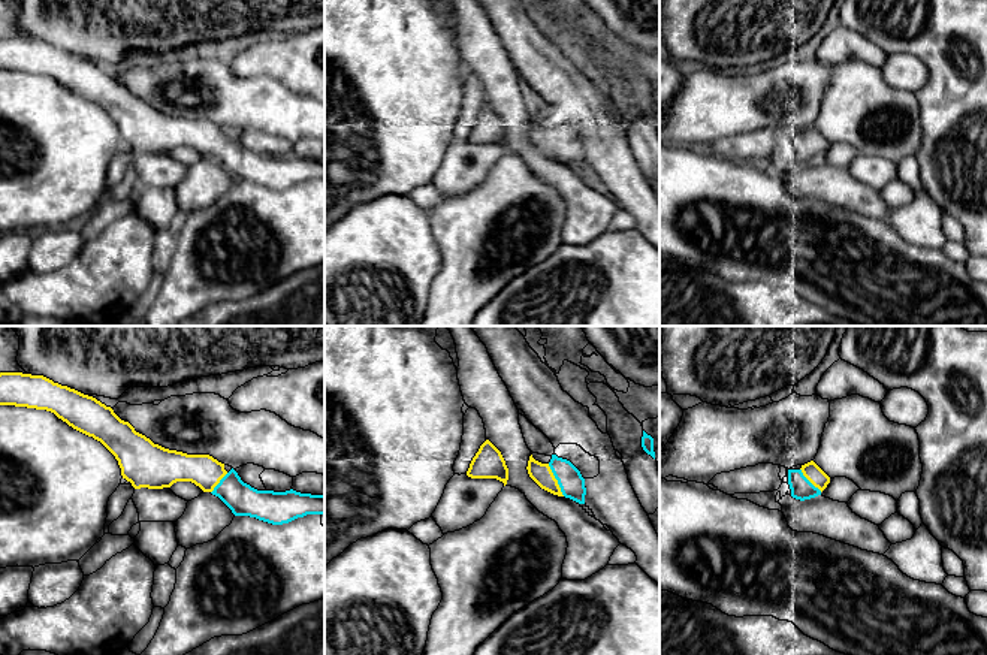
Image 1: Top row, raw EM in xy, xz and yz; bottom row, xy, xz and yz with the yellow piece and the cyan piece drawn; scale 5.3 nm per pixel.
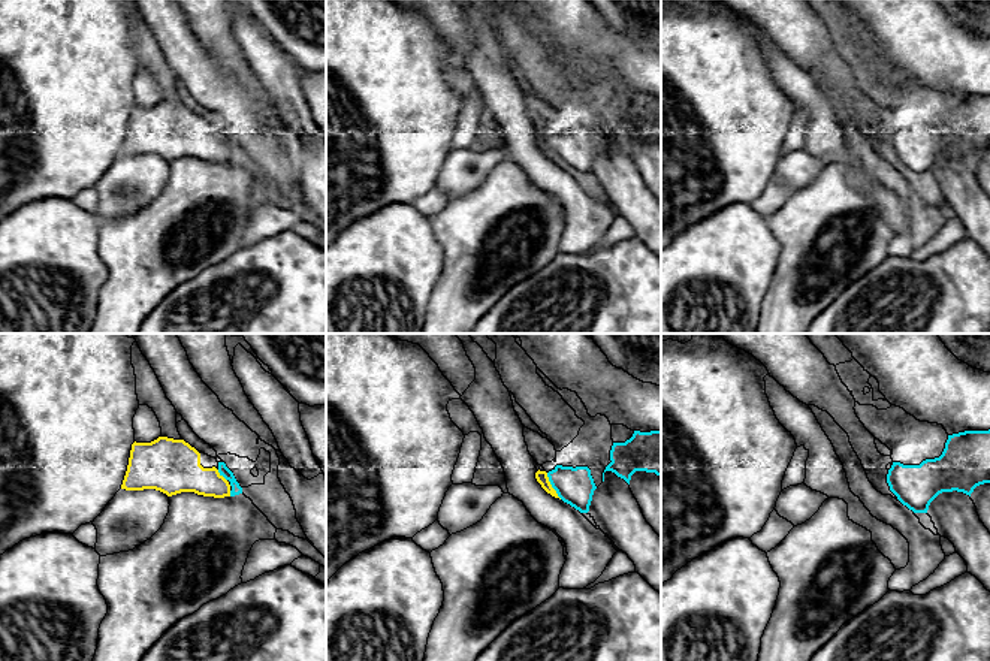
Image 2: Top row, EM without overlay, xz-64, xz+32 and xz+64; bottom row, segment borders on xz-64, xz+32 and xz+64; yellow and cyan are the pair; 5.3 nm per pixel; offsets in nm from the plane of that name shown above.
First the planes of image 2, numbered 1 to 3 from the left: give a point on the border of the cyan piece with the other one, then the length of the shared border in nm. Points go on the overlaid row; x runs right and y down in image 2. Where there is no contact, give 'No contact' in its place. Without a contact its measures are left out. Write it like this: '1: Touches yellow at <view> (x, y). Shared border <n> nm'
1: Touches yellow at xz-64 (222, 476). Shared border 80 nm
2: Touches yellow at xz+32 (551, 486). Shared border 170 nm
3: No contact

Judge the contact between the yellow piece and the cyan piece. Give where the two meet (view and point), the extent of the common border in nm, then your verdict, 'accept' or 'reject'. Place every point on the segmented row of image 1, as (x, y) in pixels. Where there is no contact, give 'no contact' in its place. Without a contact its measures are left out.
xz (557, 480) | 200 nm | accept

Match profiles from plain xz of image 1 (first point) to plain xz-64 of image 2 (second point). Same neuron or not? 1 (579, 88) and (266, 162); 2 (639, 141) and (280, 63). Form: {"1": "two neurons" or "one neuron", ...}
{"1": "one neuron", "2": "one neuron"}

